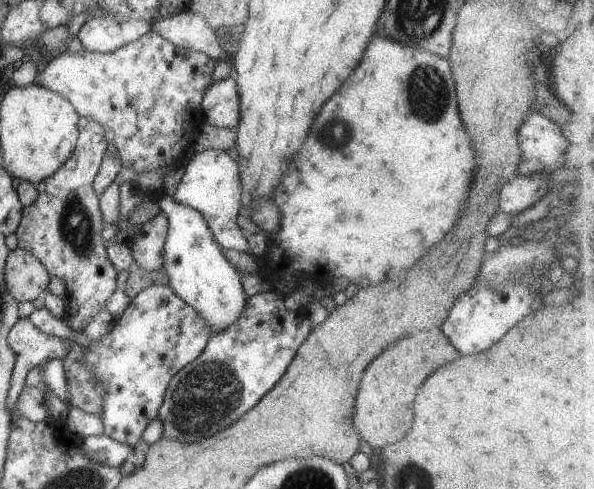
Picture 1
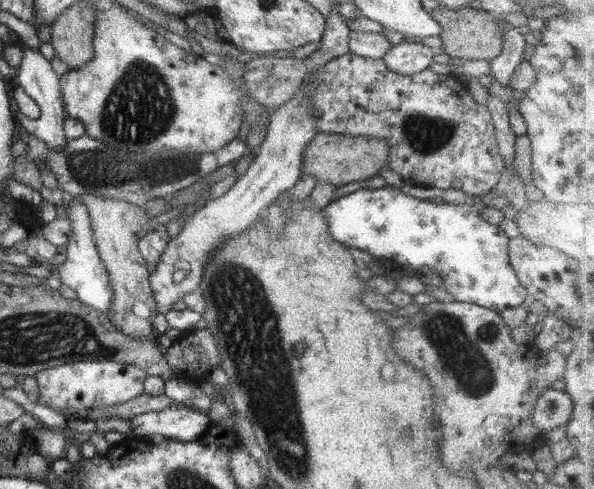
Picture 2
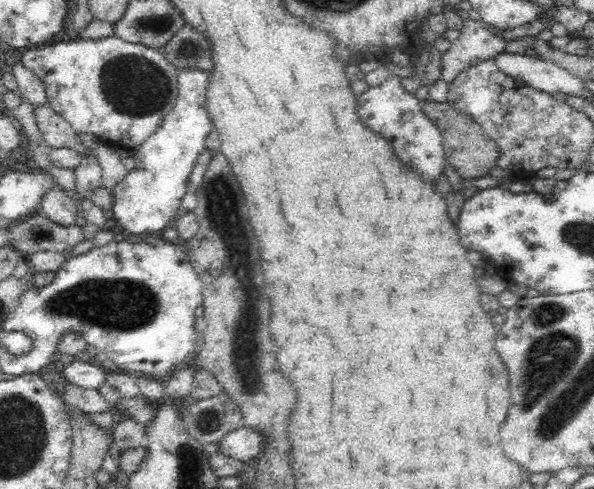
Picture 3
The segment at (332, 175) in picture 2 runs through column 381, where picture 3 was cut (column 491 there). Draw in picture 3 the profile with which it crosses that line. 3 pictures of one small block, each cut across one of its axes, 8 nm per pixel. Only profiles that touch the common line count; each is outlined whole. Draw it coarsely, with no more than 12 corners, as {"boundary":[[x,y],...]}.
{"boundary":[[447,100],[420,102],[463,180],[496,166],[496,142]]}

